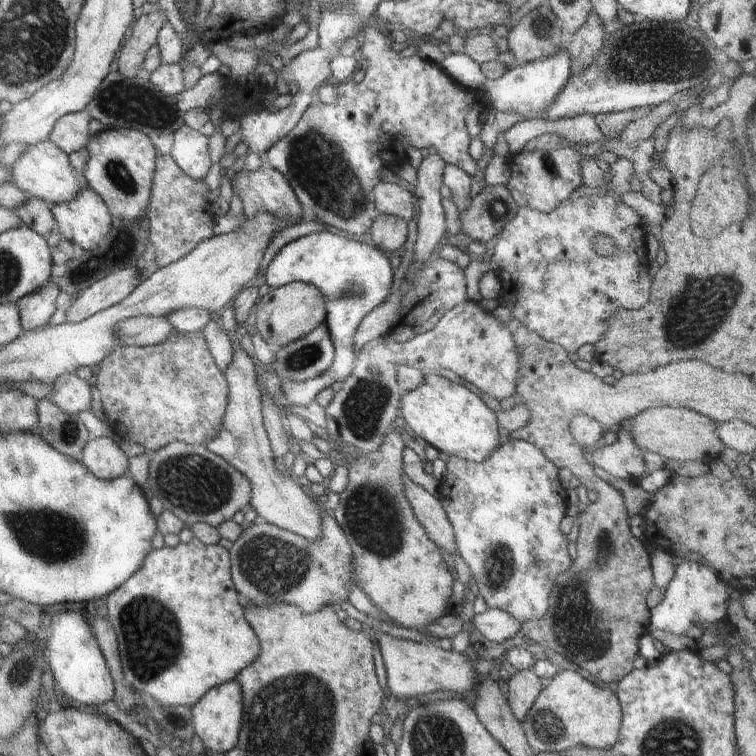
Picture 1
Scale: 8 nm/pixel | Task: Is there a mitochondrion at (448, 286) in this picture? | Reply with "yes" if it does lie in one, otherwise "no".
no

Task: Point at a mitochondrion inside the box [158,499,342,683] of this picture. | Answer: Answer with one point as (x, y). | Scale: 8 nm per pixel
(274, 566)

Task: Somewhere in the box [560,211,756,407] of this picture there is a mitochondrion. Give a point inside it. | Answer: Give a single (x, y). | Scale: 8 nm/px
(682, 324)

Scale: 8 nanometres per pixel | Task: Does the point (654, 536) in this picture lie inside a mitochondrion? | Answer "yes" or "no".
no

